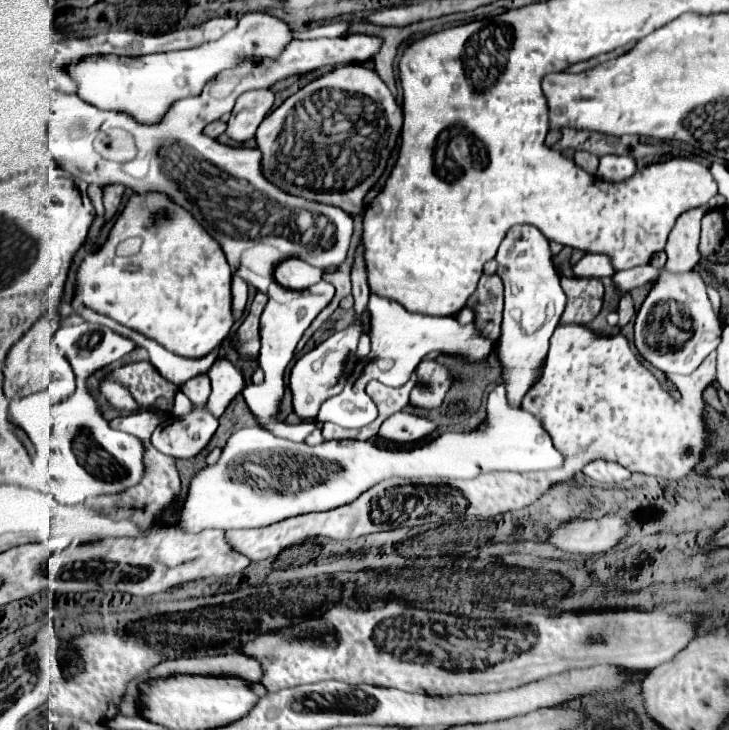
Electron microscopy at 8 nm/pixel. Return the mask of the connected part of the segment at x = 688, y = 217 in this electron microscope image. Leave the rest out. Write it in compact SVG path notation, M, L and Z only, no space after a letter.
M701 206L697 210L689 210L681 214L669 232L667 244L665 244L665 270L667 272L689 272L699 262L699 230L701 230L701 218L709 210L709 206Z

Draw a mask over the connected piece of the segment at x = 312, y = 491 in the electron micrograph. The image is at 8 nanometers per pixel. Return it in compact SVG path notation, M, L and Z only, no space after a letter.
M497 384L489 394L487 420L489 426L483 432L445 432L413 450L385 450L357 440L331 440L309 446L277 438L261 426L239 430L229 438L219 462L203 468L191 480L179 526L187 532L201 532L205 528L261 528L289 516L349 504L377 482L395 476L467 480L493 470L533 472L561 466L561 452L555 450L541 422L533 414L509 406L505 384Z

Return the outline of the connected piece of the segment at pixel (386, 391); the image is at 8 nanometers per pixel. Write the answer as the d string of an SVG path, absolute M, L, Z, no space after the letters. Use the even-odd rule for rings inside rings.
M414 370L409 382L401 388L389 388L389 386L383 386L381 382L375 382L375 380L367 384L367 394L375 400L375 404L379 408L377 422L389 418L391 414L403 410L409 404L409 392L411 392L411 388L416 385L417 381L417 373Z

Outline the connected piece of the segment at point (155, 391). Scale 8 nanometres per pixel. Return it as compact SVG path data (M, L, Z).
M151 362L125 364L125 366L109 372L107 378L123 384L131 392L135 402L139 404L139 410L155 412L161 418L167 418L167 412L153 410L155 400L159 396L165 396L167 400L173 400L175 394L179 392L177 386L169 384L169 380L165 380L165 378L161 378L161 374L157 374L157 368Z

